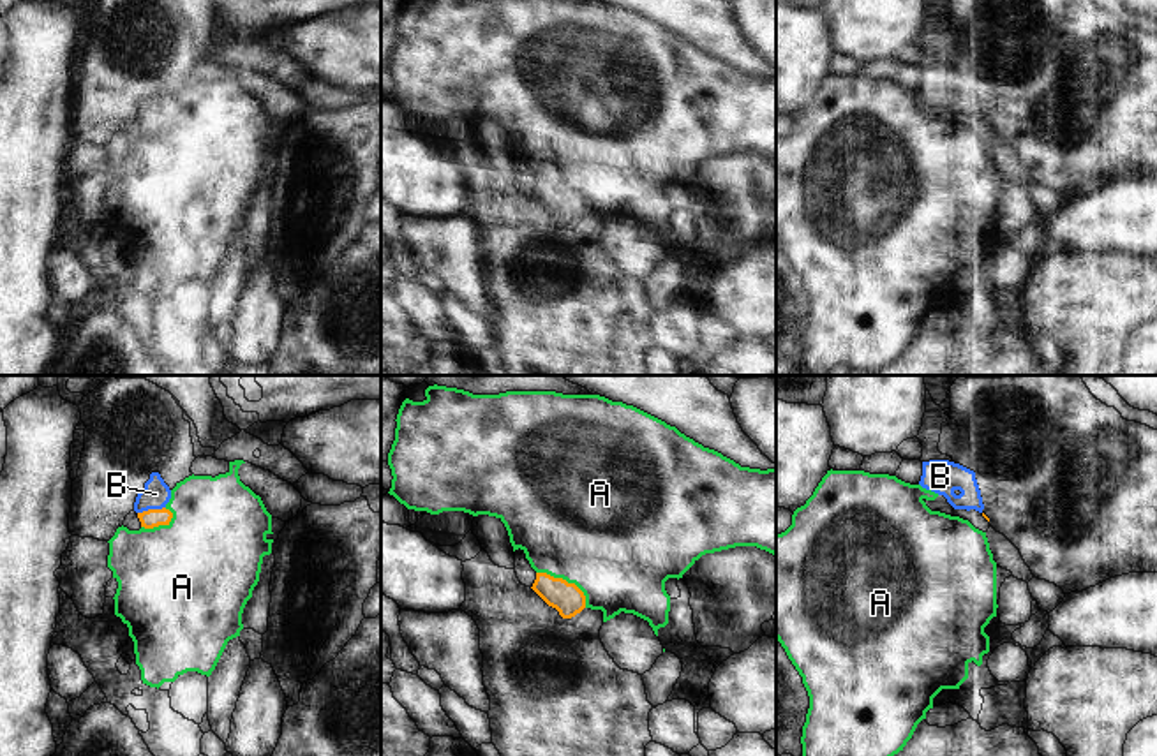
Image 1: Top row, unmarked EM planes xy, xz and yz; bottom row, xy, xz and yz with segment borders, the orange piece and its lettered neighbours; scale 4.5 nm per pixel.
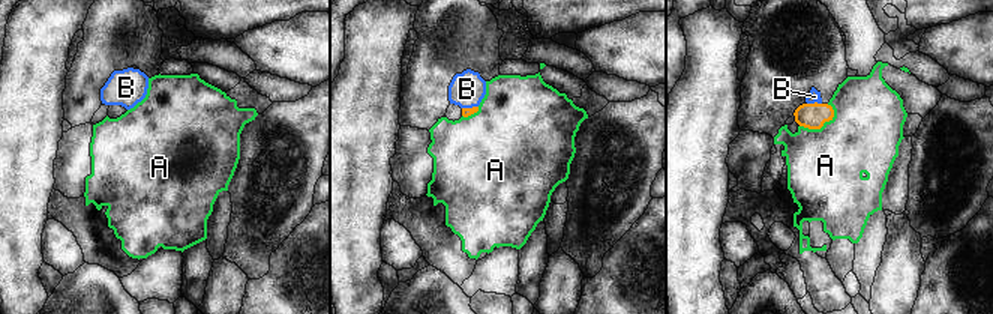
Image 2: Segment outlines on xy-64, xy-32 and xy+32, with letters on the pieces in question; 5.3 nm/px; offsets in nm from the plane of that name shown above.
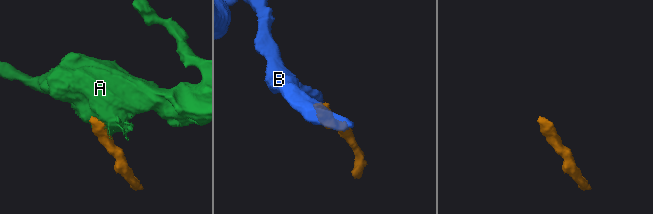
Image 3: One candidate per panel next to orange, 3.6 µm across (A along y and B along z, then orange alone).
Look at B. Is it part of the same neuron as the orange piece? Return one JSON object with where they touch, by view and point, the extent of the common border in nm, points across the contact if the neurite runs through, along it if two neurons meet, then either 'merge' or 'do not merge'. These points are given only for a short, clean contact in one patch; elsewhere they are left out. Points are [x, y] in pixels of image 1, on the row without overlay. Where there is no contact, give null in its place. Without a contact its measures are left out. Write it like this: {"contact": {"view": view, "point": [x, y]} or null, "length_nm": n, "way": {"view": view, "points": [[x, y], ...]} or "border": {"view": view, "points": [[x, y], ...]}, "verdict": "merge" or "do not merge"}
{"contact": {"view": "xy", "point": [150, 115]}, "length_nm": 130, "way": {"view": "xy", "points": [[150, 124], [150, 115], [150, 106], [156, 99]]}, "verdict": "merge"}

